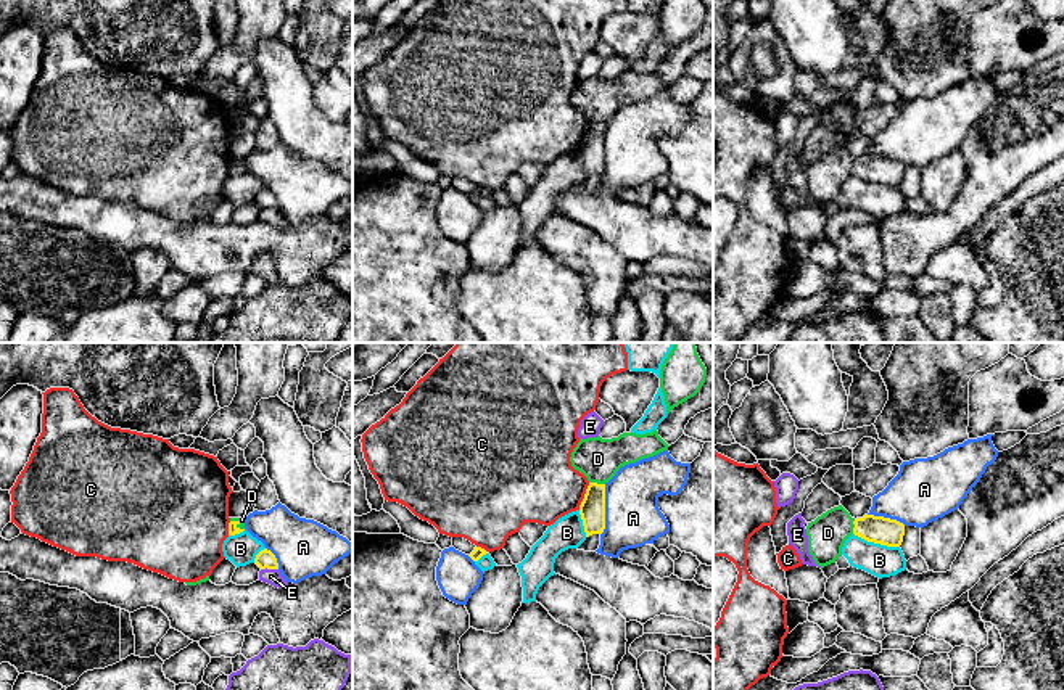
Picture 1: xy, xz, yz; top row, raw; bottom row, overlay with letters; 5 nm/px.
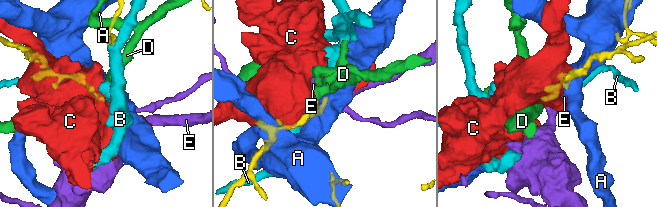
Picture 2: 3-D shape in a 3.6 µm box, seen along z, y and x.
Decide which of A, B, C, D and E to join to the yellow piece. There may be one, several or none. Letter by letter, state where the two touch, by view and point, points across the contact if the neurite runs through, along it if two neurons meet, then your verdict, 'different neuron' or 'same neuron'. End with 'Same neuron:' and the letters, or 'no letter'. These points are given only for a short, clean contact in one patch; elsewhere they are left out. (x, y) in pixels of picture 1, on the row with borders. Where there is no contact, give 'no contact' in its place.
A: meets yellow in xz at (604, 510); different neuron
B: meets yellow in yz at (876, 542); different neuron
C: meets yellow in xz at (585, 496); different neuron
D: meets yellow in xz at (596, 483); different neuron
E: meets yellow in xy at (269, 568); border along xy (277, 568), (261, 570); different neuron
Same neuron: no letter

